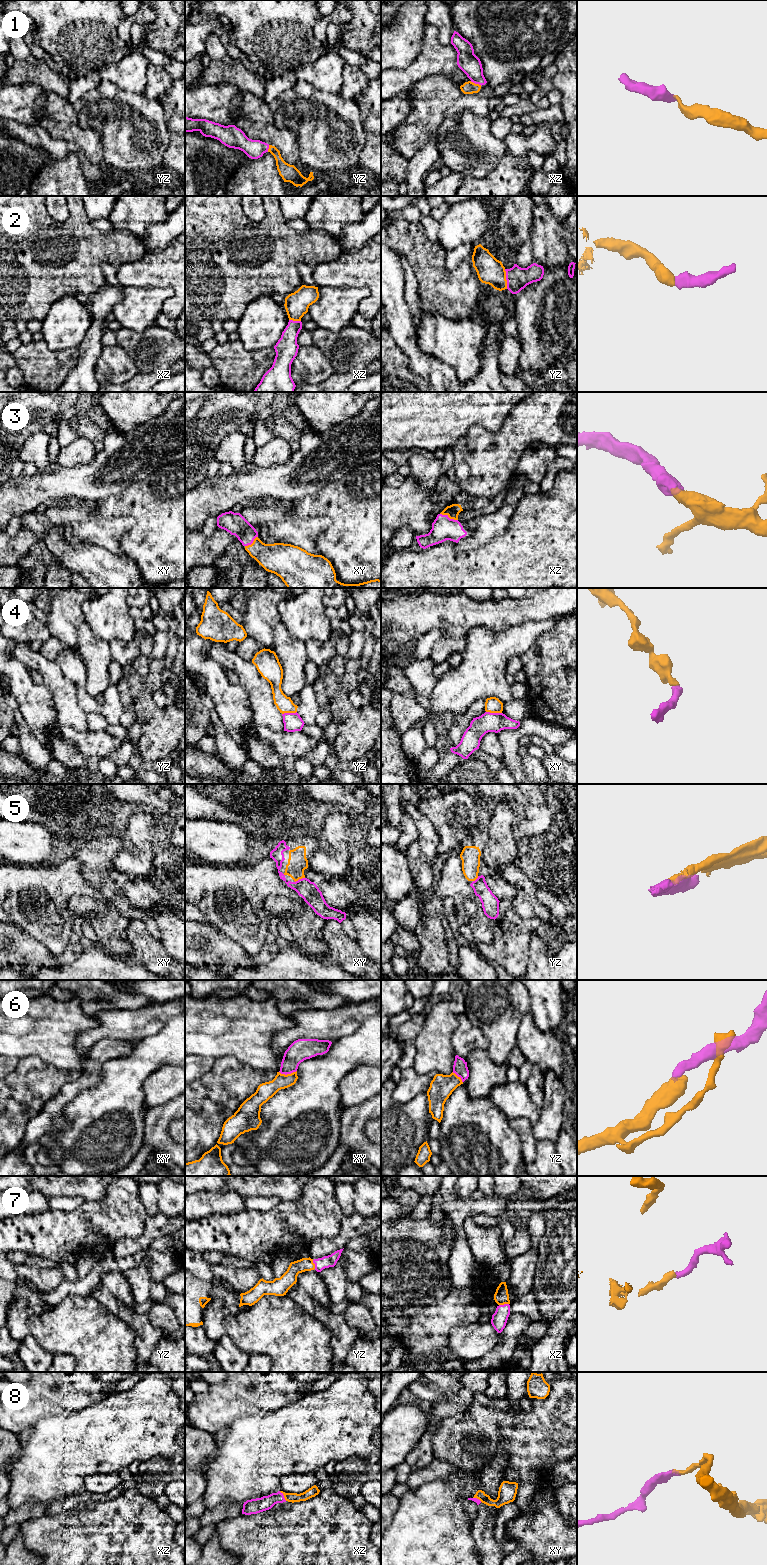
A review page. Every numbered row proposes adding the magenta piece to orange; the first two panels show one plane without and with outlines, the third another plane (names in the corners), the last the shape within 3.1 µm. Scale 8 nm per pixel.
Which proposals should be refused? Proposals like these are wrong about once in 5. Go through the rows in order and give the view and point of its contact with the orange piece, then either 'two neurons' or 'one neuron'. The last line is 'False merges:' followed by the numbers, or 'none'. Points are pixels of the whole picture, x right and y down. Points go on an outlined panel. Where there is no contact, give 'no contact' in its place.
1: meets orange in xz at (476, 84); one neuron
2: meets orange in yz at (505, 279); one neuron
3: meets orange in xz at (449, 517); one neuron
4: meets orange in xy at (494, 712); two neurons
5: meets orange in xy at (299, 878); one neuron
6: meets orange in xy at (287, 1074); one neuron
7: meets orange in xz at (503, 1304); one neuron
8: meets orange in xz at (284, 1496); one neuron
False merges: 4

